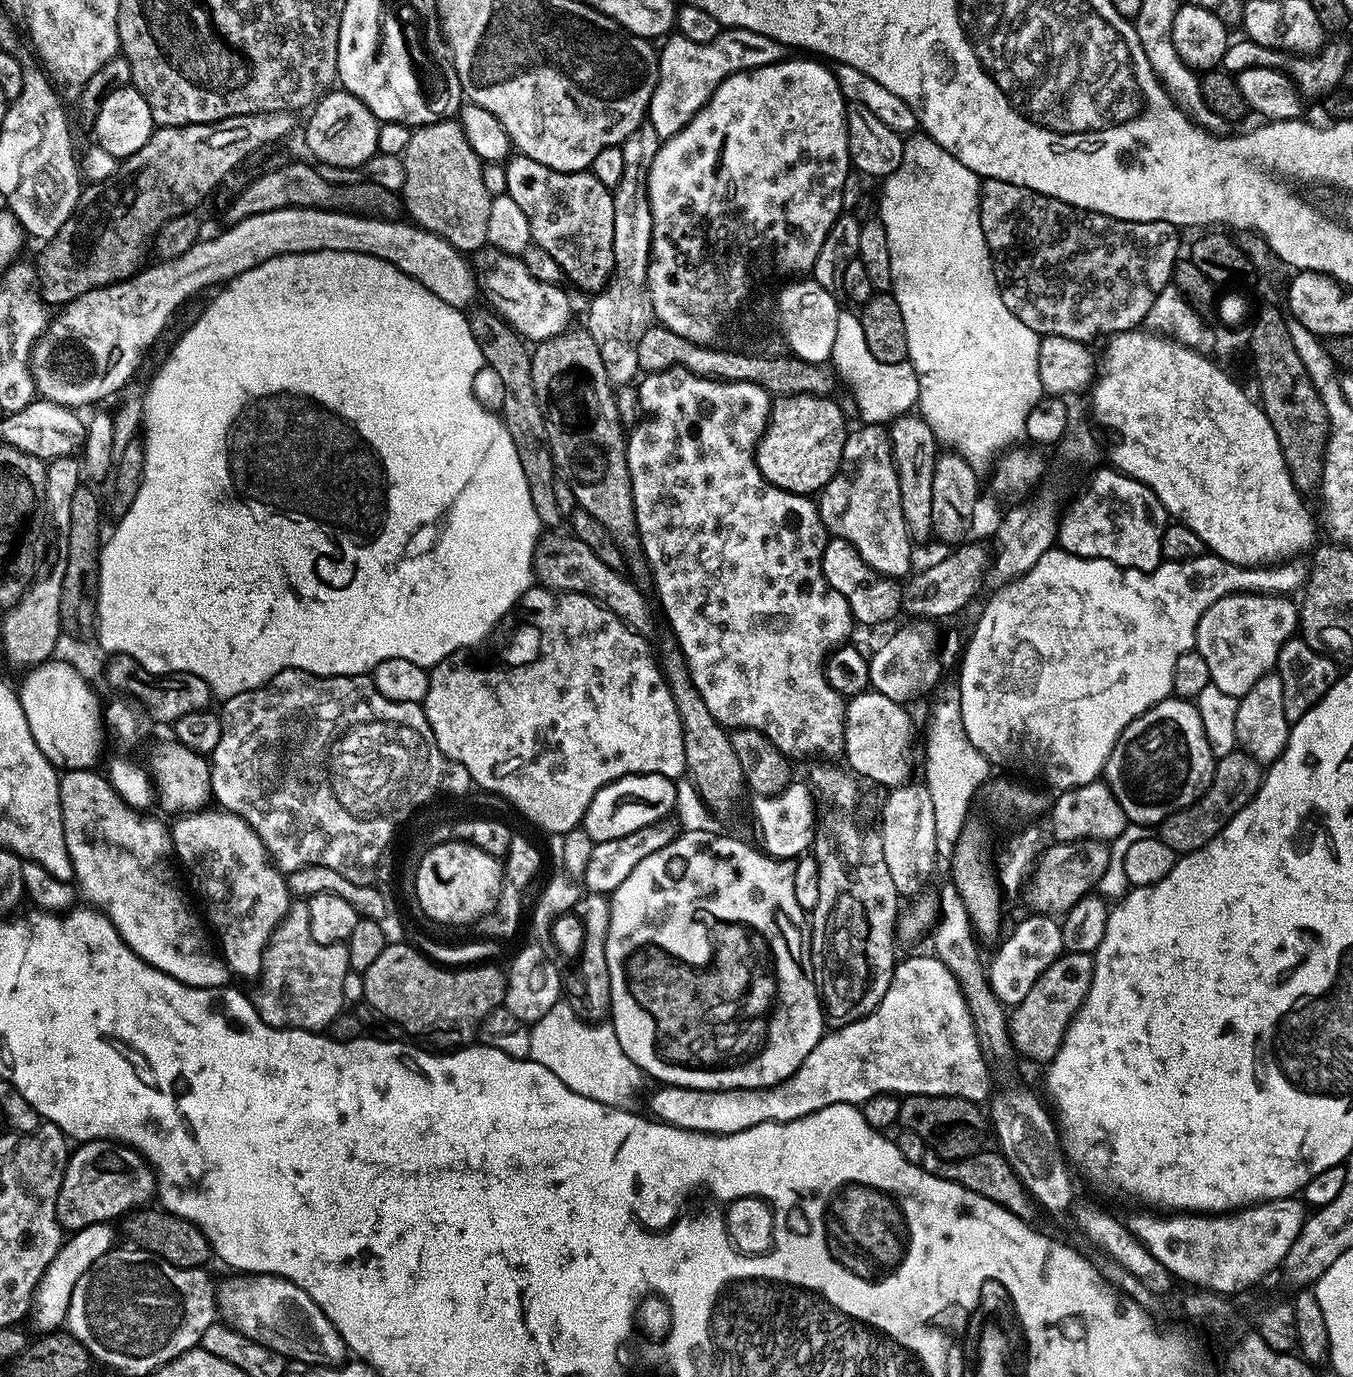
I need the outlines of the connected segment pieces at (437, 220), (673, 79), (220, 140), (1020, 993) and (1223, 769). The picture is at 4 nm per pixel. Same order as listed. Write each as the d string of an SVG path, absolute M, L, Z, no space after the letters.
M459 119L419 125L413 131L402 159L406 170L402 197L404 196L404 204L412 215L409 216L411 223L420 225L427 232L433 232L435 236L441 236L447 244L452 244L462 254L479 253L488 244L486 226L490 222L493 193L488 192L488 184L484 181L485 165L478 158L478 154L474 154Z
M745 33L741 37L740 41L724 38L713 44L699 44L698 42L690 42L684 36L674 34L664 42L666 43L664 49L661 47L658 52L660 57L658 86L652 95L646 117L647 123L654 126L654 130L659 134L661 141L668 142L673 137L679 136L704 109L708 99L719 90L719 86L724 80L730 79L741 70L761 68L763 64L774 64L781 59L782 53L780 52L782 52L782 48L775 40L759 36L756 33Z
M259 112L249 116L231 116L213 124L188 124L185 128L157 127L149 139L147 150L125 159L122 171L111 183L92 182L83 189L75 213L57 236L43 247L45 250L38 259L38 271L45 303L63 306L90 290L129 279L130 272L120 265L123 260L128 260L132 270L139 269L144 247L147 244L149 247L149 238L155 237L163 224L170 222L170 218L187 216L196 210L192 208L198 207L251 152L290 135L296 128L296 119L291 112Z
M1028 914L1028 917L1005 938L1000 949L987 961L988 981L994 994L1005 1006L1015 1006L1030 994L1030 986L1064 952L1061 921L1048 914Z
M1237 750L1219 757L1212 771L1212 784L1195 804L1173 812L1162 825L1162 839L1177 854L1187 854L1206 846L1221 830L1252 800L1252 795L1262 783L1262 768L1258 761L1243 750Z

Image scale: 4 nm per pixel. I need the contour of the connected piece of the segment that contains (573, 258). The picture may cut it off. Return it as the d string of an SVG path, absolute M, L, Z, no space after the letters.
M515 155L506 167L506 195L522 206L522 214L526 214L530 222L533 245L550 254L568 280L572 279L589 294L600 292L615 266L615 202L610 189L602 186L591 171L555 172L529 156Z

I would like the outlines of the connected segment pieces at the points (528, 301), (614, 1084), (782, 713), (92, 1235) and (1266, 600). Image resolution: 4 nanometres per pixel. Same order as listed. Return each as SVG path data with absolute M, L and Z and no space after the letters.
M484 250L479 253L474 268L478 273L478 284L492 304L501 312L499 315L525 341L555 341L568 328L572 320L572 300L563 292L561 285L540 281L524 265L523 259L507 256L495 250Z
M561 1000L535 1021L531 1034L529 1059L546 1066L568 1089L604 1105L619 1107L644 1082L640 1068L622 1050L611 1023L591 1022L580 1016L569 1001Z
M683 370L648 374L643 379L645 380L640 384L640 408L648 417L626 436L636 530L640 534L640 544L644 547L644 558L648 561L651 579L656 579L660 604L668 615L668 624L672 627L673 634L676 635L675 643L688 661L688 672L692 675L694 686L702 694L702 702L706 702L706 710L710 710L710 714L714 714L716 721L724 725L725 729L758 730L766 734L766 738L770 738L770 742L774 742L778 750L793 757L806 756L810 752L839 753L844 747L846 700L824 677L824 666L828 653L851 637L848 635L854 629L854 621L848 603L842 602L841 596L831 591L828 586L826 570L822 566L822 554L830 539L830 533L820 520L817 501L775 488L764 479L756 465L756 447L764 437L768 413L772 410L770 394L757 384L706 380Z
M94 1223L92 1226L82 1227L73 1231L71 1236L61 1245L54 1262L44 1271L43 1278L40 1279L36 1294L33 1296L33 1308L30 1312L39 1331L55 1331L61 1327L68 1315L68 1305L72 1299L74 1286L86 1270L92 1268L93 1263L100 1260L114 1247L114 1227L111 1223Z
M1237 594L1214 602L1202 614L1196 627L1195 651L1206 658L1211 684L1218 690L1242 697L1264 674L1275 669L1282 646L1293 639L1298 628L1297 605L1288 600L1282 594Z

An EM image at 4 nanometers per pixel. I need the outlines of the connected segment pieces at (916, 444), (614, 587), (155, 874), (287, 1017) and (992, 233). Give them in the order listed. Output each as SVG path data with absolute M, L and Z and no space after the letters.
M909 414L891 421L888 428L888 441L892 444L892 458L896 463L896 473L898 474L900 505L902 514L906 518L908 535L917 545L924 544L933 535L931 499L933 497L934 470L938 457L937 438L930 430L928 423L924 421L923 416Z
M575 538L560 540L553 546L552 552L539 555L536 559L536 572L538 580L543 587L549 590L562 592L582 592L591 600L596 600L609 608L623 624L627 624L634 632L639 632L641 636L651 637L651 632L655 630L656 624L652 621L652 608L648 605L648 600L627 580L623 571L606 566L590 546L586 546Z
M117 792L107 795L110 803L118 805L116 812L72 812L68 806L62 810L72 875L85 901L108 916L118 935L150 966L195 988L225 987L230 973L224 957L208 945L209 933L202 920L200 925L199 918L188 912L168 865L174 853L166 824L142 817L145 815L121 802Z
M297 899L268 939L264 951L262 981L268 992L258 999L261 1018L275 1028L304 1028L307 1032L327 1029L345 1007L342 982L349 971L347 943L314 942L314 934L310 934L308 901Z
M984 180L980 185L980 221L982 222L982 234L986 238L988 247L992 249L992 262L996 270L996 280L1000 284L1002 302L1030 330L1040 333L1041 337L1061 336L1081 342L1092 342L1095 336L1107 338L1118 332L1130 332L1139 329L1144 324L1146 314L1150 306L1154 306L1154 298L1162 294L1166 285L1173 283L1176 271L1176 261L1181 259L1180 236L1181 233L1170 222L1130 222L1102 215L1101 212L1085 212L1082 208L1075 208L1073 204L1067 204L1061 200L1055 200L1049 196L1038 194L1029 188L1014 186L1010 182L1001 180Z

